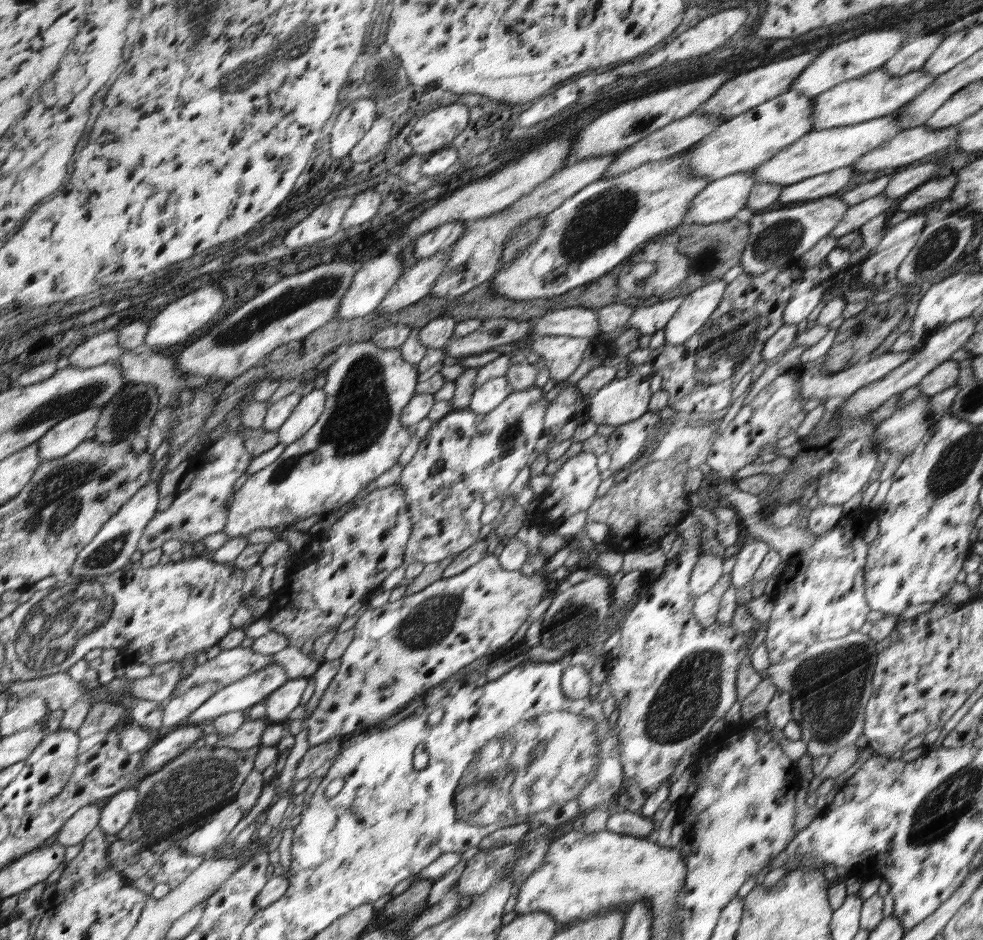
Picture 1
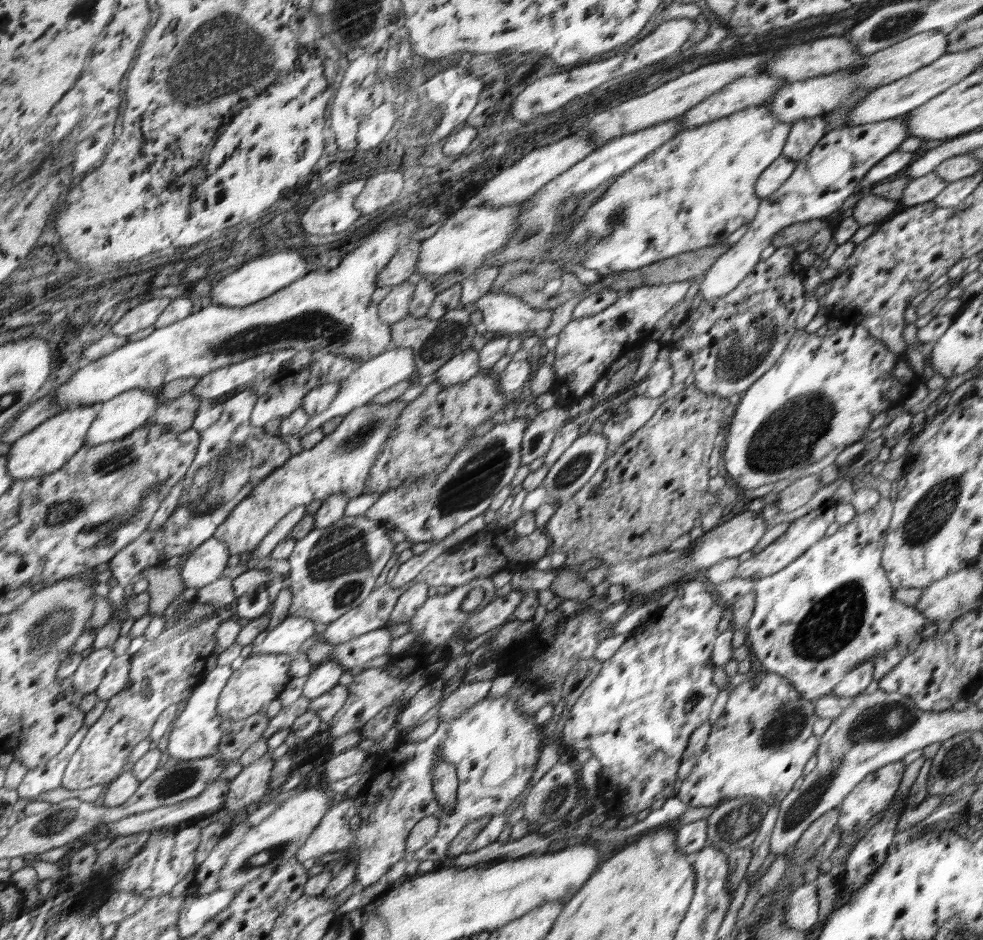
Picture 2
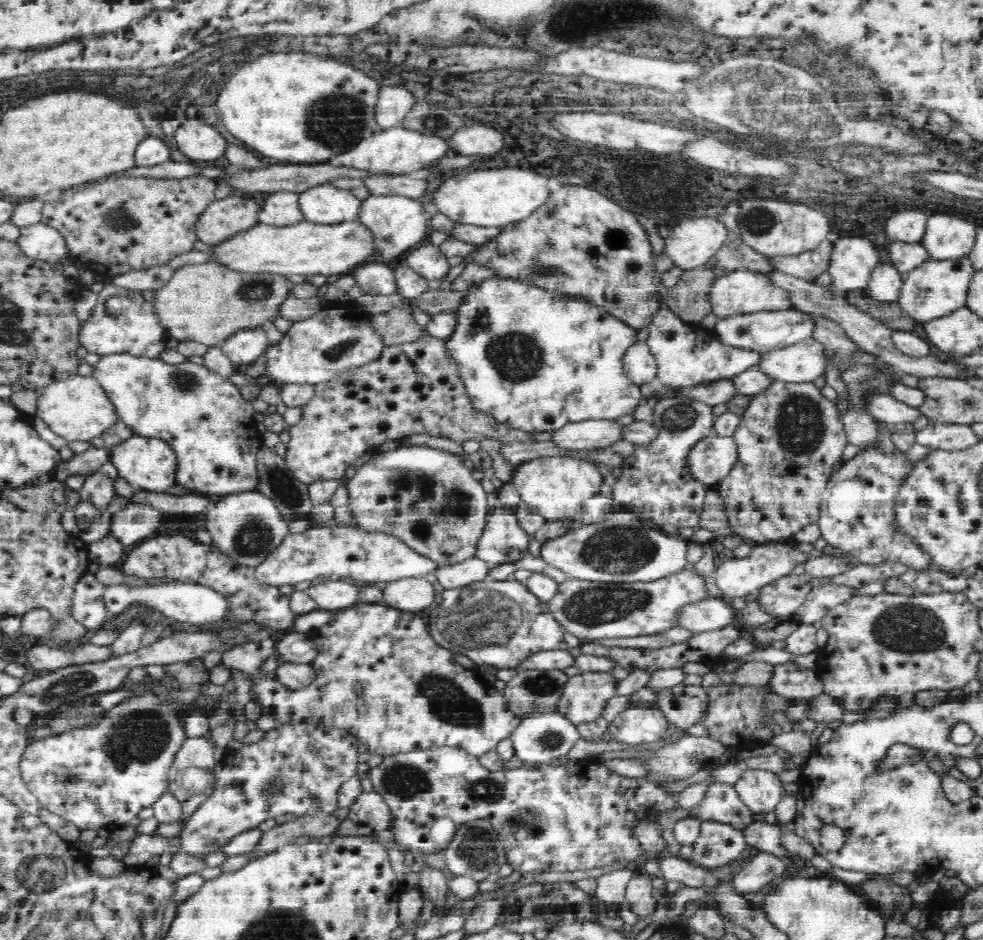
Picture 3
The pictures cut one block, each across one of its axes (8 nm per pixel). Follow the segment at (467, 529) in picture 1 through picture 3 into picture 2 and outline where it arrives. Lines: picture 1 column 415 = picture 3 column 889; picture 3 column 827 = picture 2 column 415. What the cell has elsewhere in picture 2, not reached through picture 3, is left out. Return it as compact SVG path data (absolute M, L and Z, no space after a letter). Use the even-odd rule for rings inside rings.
M524 417L494 424L489 432L471 440L446 471L408 488L388 490L380 495L364 516L371 522L394 525L406 533L406 540L414 544L424 541L430 541L431 545L440 543L452 534L452 530L483 514L494 496L511 483L521 465L521 442L528 422L528 418Z

